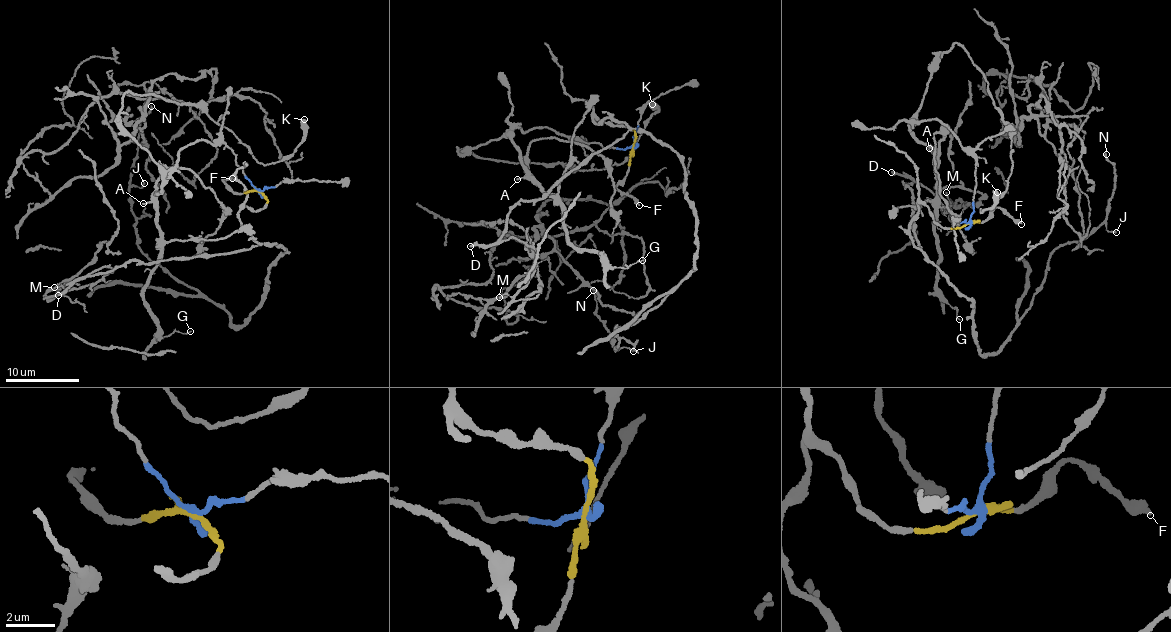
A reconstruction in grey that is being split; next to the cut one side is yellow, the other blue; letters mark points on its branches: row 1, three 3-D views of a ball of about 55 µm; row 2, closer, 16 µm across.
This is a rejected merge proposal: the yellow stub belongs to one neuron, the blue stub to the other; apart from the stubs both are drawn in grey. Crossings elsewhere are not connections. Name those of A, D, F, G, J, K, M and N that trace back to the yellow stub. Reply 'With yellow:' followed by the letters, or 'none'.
With yellow: D, F, J, M, N

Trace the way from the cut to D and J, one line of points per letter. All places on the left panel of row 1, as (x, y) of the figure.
D: (259, 190), (267, 202), (251, 210), (244, 206), (240, 224), (260, 244), (124, 263), (70, 281), (59, 295)
J: (259, 190), (264, 207), (239, 219), (286, 252), (262, 306), (233, 325), (138, 244), (129, 193), (143, 184)

